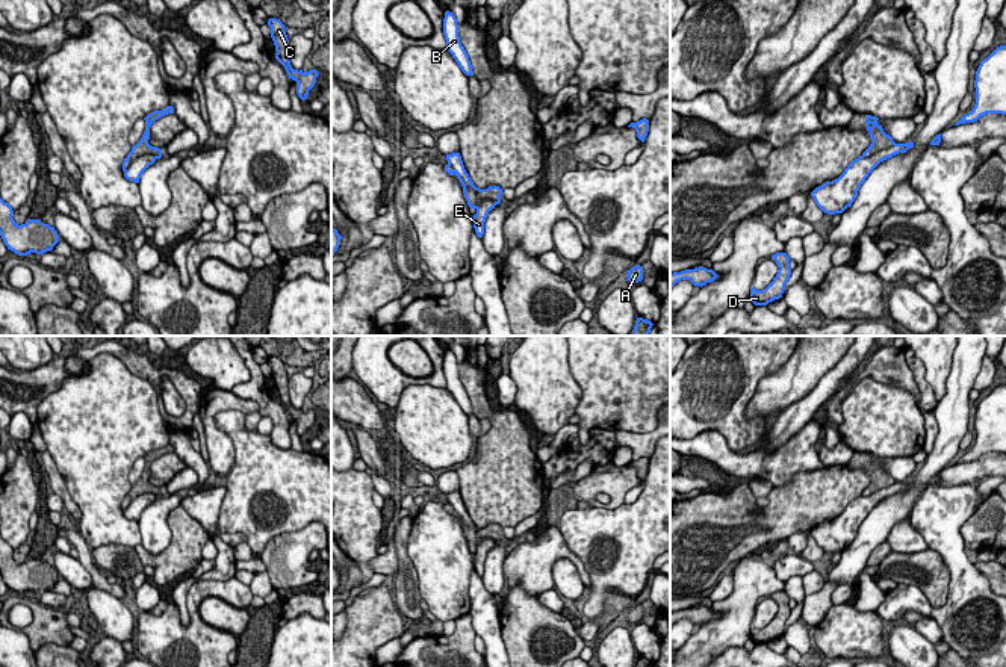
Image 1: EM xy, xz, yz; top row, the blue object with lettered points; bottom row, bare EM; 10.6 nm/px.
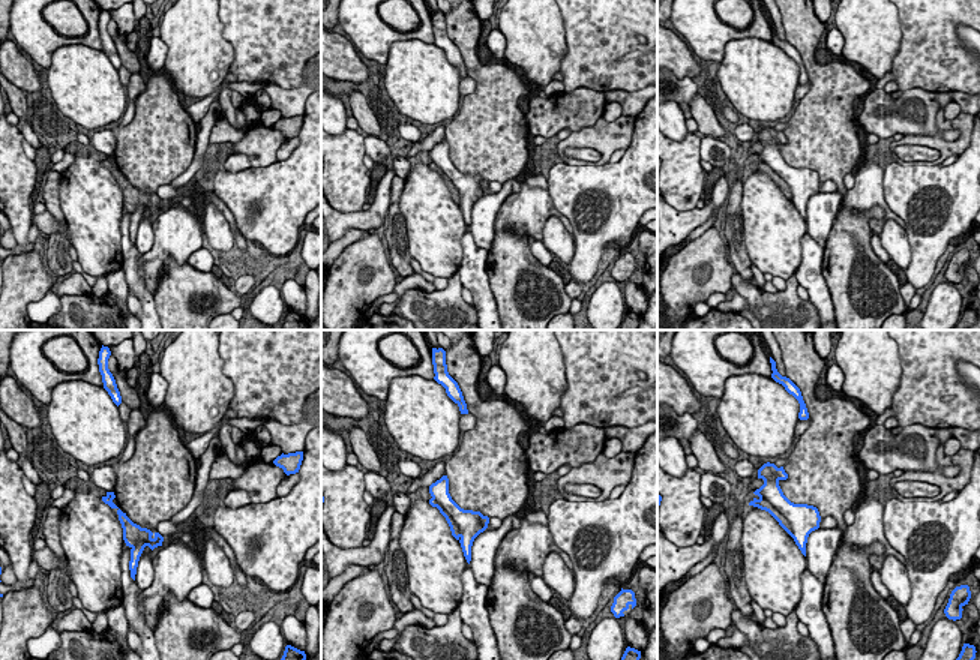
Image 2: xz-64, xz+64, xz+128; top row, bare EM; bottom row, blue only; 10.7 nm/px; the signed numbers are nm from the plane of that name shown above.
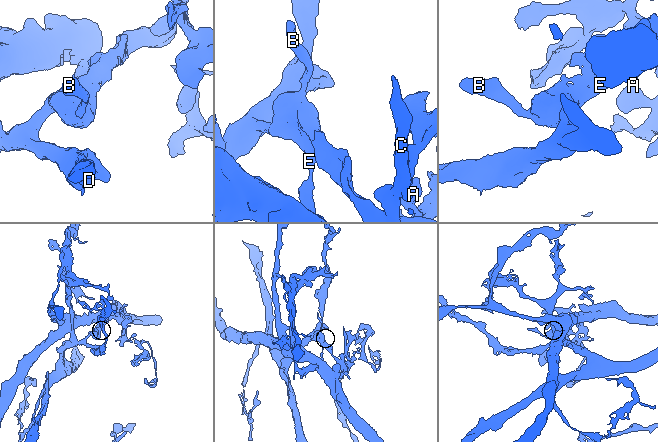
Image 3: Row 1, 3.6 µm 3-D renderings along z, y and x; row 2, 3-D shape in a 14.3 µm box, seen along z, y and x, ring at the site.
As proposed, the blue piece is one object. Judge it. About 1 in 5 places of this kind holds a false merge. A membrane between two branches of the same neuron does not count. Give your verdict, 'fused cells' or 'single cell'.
fused cells

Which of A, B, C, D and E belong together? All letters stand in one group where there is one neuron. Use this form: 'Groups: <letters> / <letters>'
Groups: A C D / B E

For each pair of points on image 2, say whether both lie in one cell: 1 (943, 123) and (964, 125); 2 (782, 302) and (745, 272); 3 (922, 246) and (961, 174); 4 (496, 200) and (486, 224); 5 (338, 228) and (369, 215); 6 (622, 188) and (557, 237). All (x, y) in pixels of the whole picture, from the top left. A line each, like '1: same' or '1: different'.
1: same
2: different
3: same
4: same
5: same
6: different

